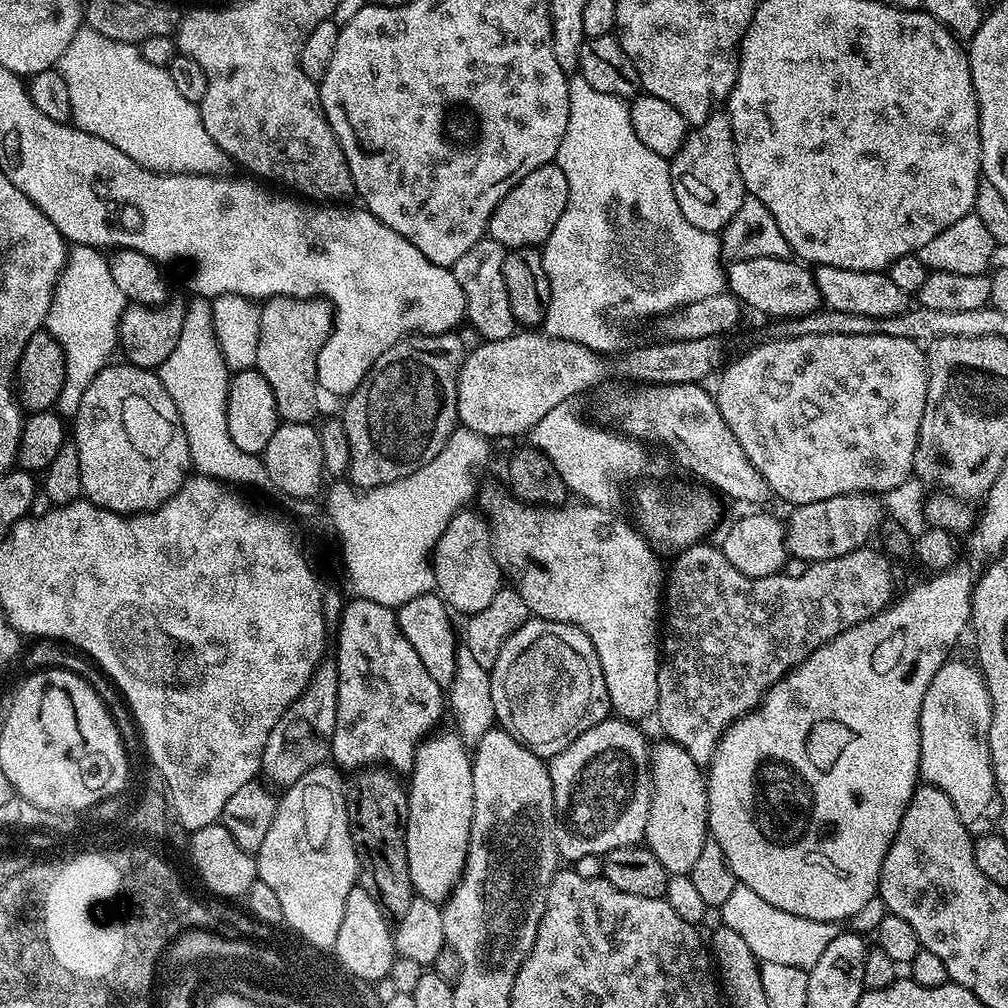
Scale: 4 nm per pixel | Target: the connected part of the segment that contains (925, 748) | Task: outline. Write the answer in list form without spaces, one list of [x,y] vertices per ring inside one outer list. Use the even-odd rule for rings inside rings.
[[[949,662],[944,664],[938,670],[938,674],[936,675],[936,679],[932,681],[932,684],[926,690],[926,694],[924,695],[924,701],[922,702],[922,710],[920,711],[919,718],[919,777],[930,785],[935,786],[936,788],[942,790],[944,794],[954,804],[954,808],[956,812],[959,814],[959,820],[963,822],[963,824],[968,825],[973,820],[985,816],[989,813],[990,802],[994,800],[995,797],[995,780],[992,776],[992,765],[991,760],[989,758],[989,750],[988,750],[988,730],[990,726],[991,718],[991,710],[992,710],[992,700],[988,697],[988,688],[984,684],[984,677],[980,675],[979,671],[971,663],[968,664],[955,664],[955,662]]]

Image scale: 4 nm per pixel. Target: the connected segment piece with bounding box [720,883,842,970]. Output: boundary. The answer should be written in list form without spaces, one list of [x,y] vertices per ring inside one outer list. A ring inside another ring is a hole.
[[[737,883],[736,889],[730,893],[730,898],[720,907],[724,919],[724,927],[739,934],[746,946],[761,962],[782,962],[785,966],[798,966],[805,970],[814,966],[818,958],[826,951],[826,946],[838,938],[842,931],[837,921],[818,922],[814,918],[802,918],[798,914],[786,914],[786,910],[778,910],[778,906],[770,906],[766,898],[761,898],[750,890],[750,886]]]

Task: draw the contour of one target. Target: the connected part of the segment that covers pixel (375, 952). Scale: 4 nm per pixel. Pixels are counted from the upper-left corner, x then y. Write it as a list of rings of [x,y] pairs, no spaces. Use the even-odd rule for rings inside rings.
[[[352,888],[350,894],[346,894],[342,926],[338,926],[338,938],[334,945],[334,959],[359,980],[375,982],[387,977],[396,957],[396,941],[388,917],[365,888]]]

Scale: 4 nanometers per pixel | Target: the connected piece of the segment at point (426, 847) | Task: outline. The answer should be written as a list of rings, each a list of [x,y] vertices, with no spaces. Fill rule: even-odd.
[[[437,731],[435,734],[427,737],[421,743],[418,751],[416,751],[416,760],[412,763],[412,771],[410,773],[412,785],[409,783],[406,788],[408,794],[408,821],[404,829],[406,830],[406,858],[410,866],[410,882],[412,883],[415,895],[427,900],[443,902],[451,896],[453,888],[459,882],[461,874],[464,873],[464,863],[466,862],[468,843],[470,842],[470,822],[474,814],[474,778],[472,777],[472,758],[464,741],[456,735],[455,731],[439,732]]]

